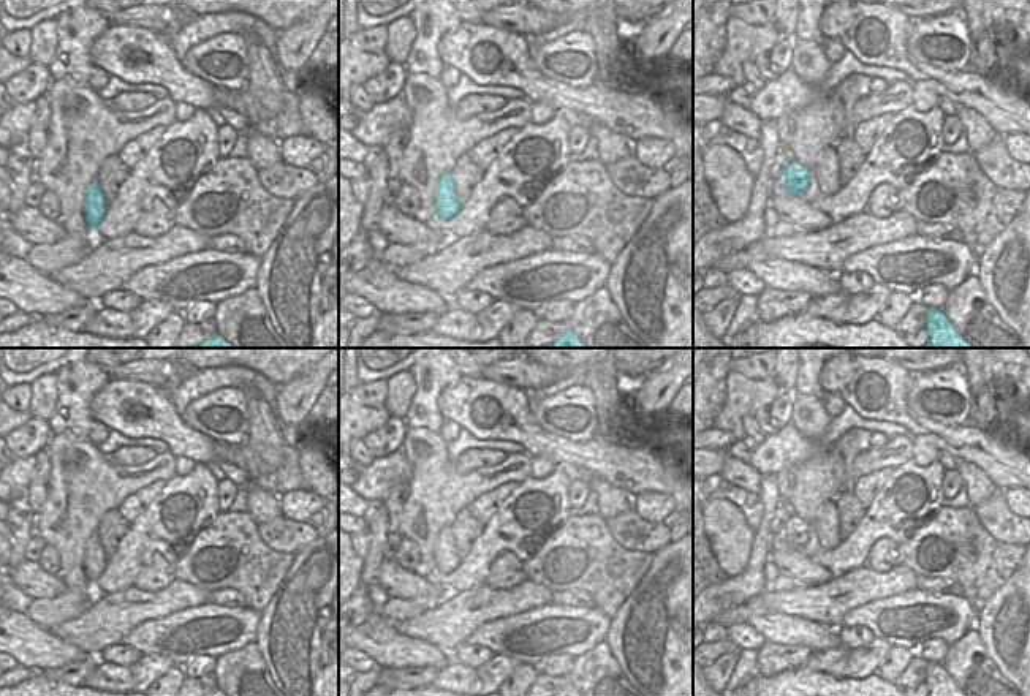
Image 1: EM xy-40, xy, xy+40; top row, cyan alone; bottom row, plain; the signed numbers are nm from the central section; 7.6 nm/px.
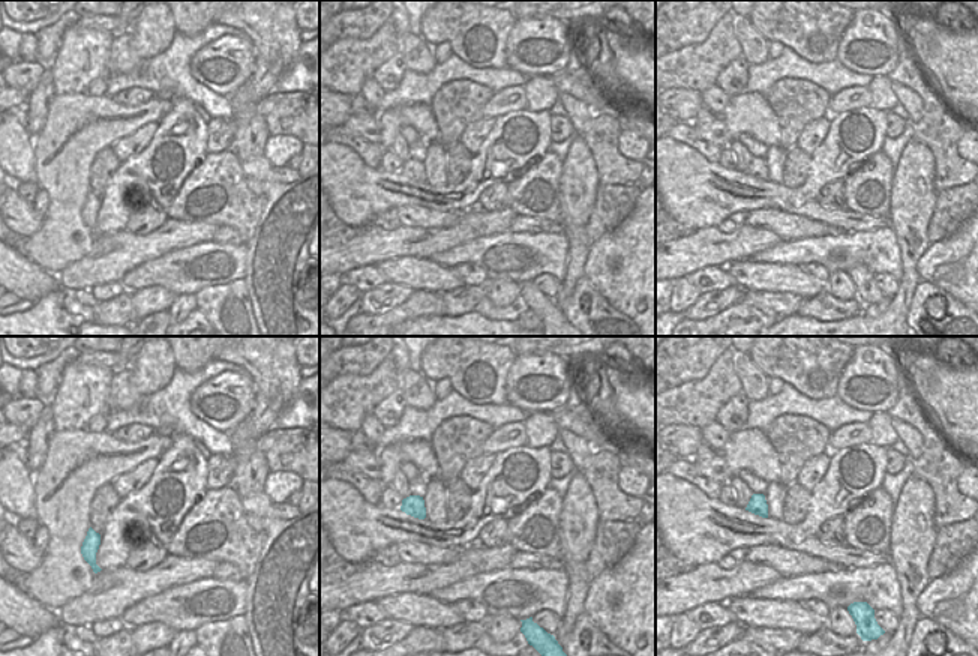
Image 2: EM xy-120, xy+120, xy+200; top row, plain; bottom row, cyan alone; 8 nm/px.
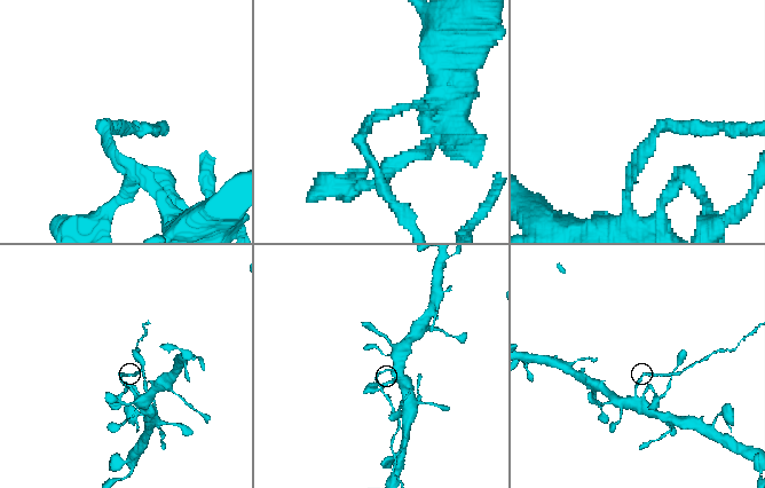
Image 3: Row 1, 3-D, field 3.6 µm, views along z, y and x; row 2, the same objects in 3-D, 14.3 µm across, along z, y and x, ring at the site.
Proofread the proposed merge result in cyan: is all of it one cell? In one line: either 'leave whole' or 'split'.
split

